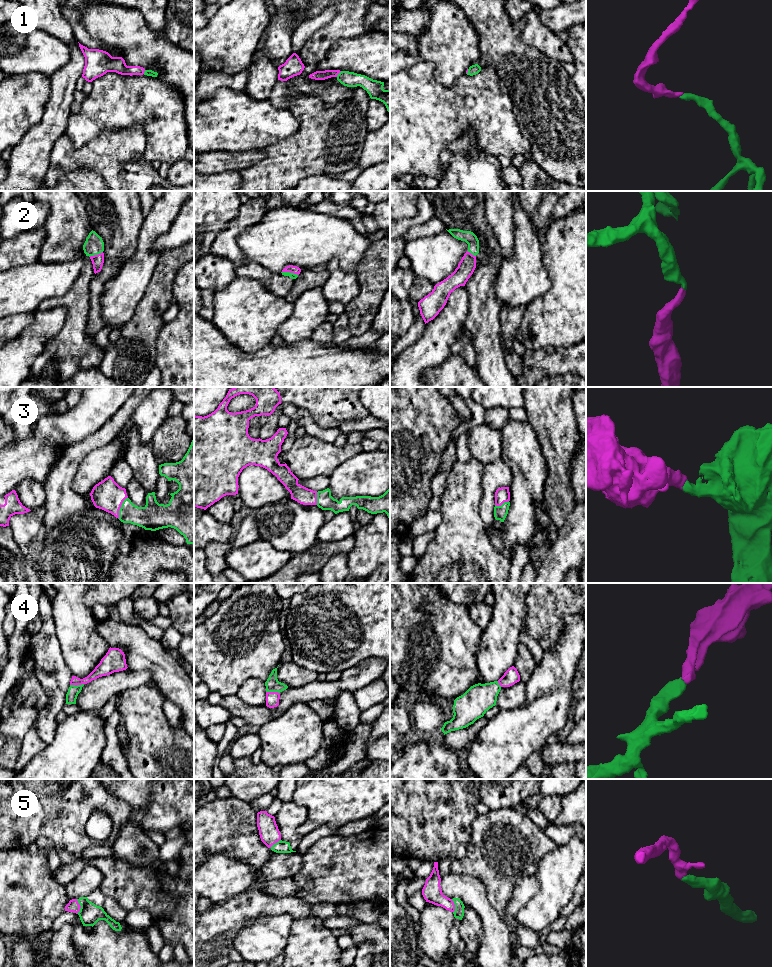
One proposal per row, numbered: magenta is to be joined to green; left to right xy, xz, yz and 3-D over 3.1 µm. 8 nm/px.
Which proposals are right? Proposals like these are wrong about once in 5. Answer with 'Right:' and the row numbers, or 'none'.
Right: 1, 2, 3, 4, 5

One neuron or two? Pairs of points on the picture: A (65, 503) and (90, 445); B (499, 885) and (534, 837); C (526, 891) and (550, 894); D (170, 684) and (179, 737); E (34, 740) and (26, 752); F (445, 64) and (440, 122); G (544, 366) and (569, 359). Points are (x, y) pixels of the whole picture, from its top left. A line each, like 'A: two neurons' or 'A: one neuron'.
A: one neuron
B: one neuron
C: two neurons
D: two neurons
E: one neuron
F: two neurons
G: one neuron

